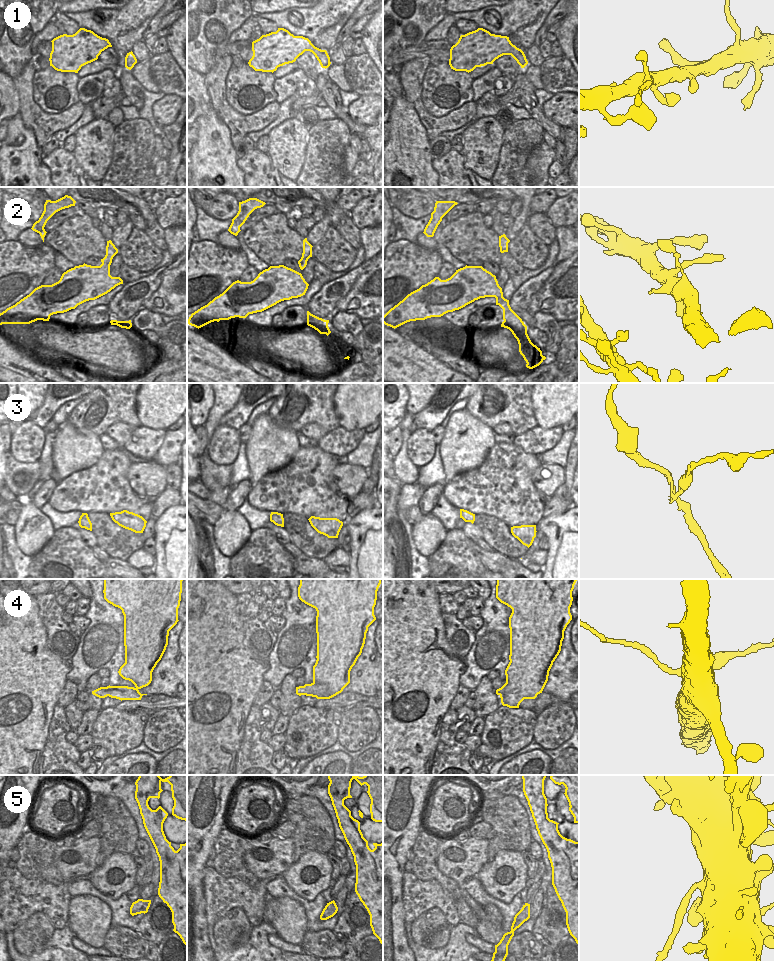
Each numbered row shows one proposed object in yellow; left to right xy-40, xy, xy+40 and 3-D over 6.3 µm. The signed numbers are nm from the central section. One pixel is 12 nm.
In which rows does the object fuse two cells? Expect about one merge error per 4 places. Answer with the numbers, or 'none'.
3, 4.

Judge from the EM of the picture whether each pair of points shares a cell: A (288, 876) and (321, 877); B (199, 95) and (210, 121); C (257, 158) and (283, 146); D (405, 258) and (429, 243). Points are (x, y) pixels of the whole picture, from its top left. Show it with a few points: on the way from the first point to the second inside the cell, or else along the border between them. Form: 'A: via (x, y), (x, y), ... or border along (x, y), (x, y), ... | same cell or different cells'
A: via (296, 876), (304, 883), (313, 883) | same cell
B: border along (211, 107), (197, 118) | different cells
C: border along (267, 153), (271, 164), (280, 174) | different cells
D: border along (416, 242), (423, 247), (436, 250) | different cells

